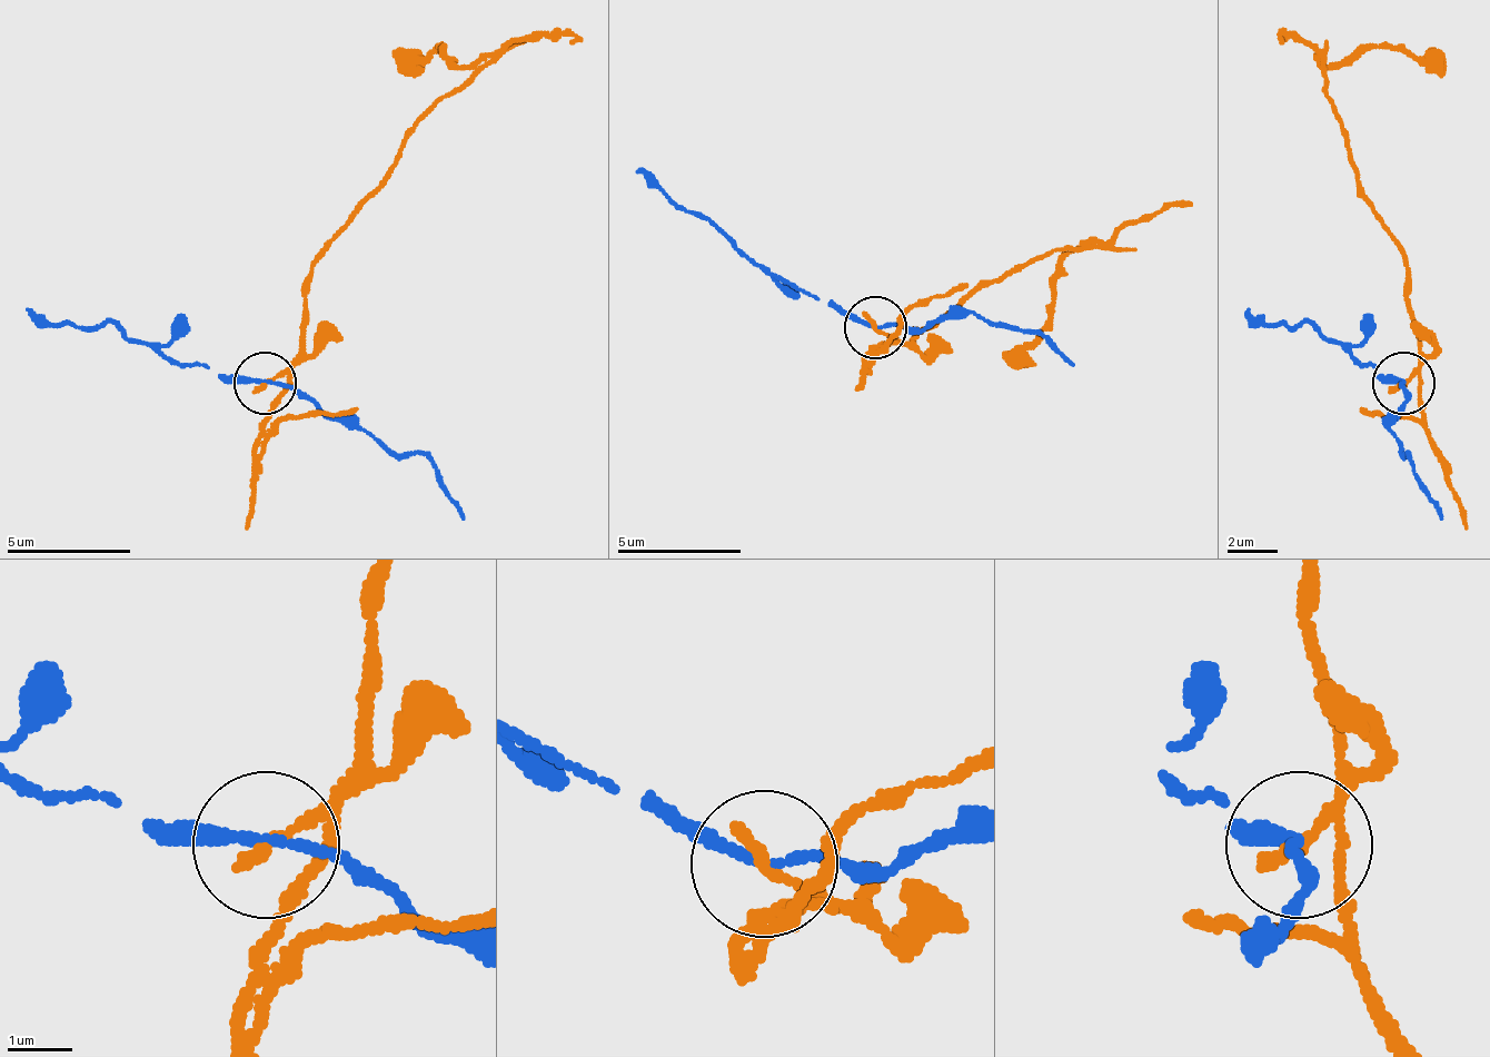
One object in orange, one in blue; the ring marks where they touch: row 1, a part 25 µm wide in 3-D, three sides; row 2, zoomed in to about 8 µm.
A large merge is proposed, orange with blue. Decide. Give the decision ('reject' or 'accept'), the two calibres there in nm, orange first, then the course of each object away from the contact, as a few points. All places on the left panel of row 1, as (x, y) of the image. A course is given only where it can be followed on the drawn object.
reject; 220 nm thick on the orange side, 150 nm on the other; orange runs (264, 385), (300, 347), (319, 248), (468, 73), (444, 49), (400, 73); blue runs (264, 385), (232, 385), (145, 347), (108, 323), (82, 328), (27, 309)

